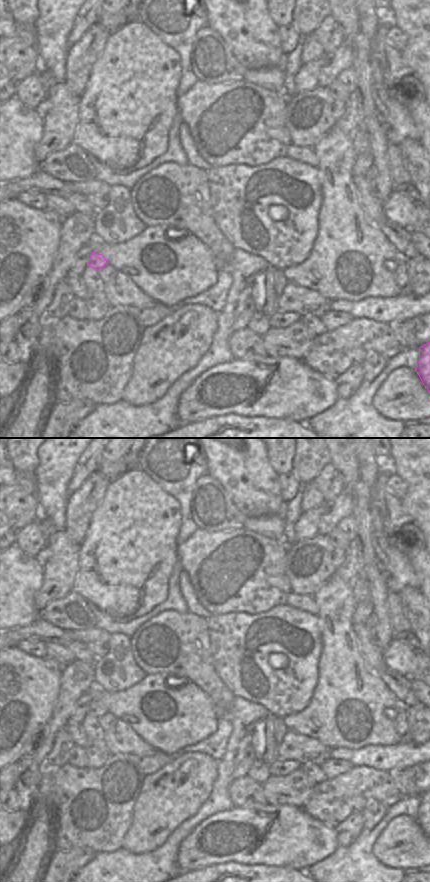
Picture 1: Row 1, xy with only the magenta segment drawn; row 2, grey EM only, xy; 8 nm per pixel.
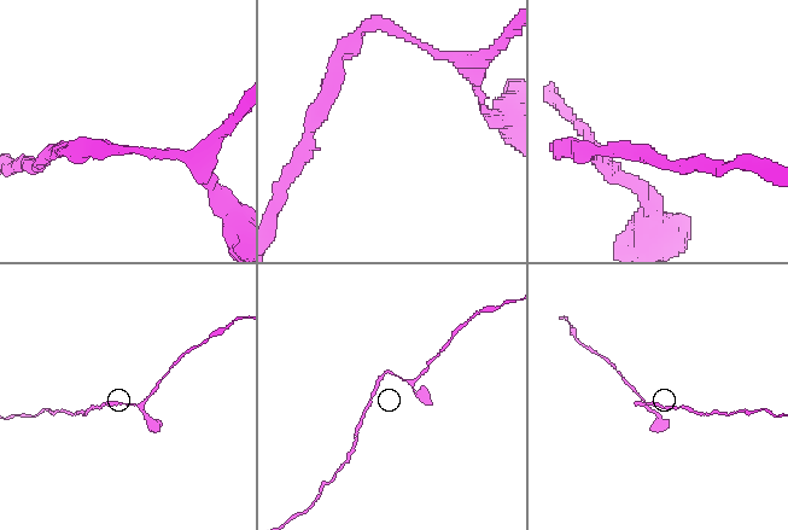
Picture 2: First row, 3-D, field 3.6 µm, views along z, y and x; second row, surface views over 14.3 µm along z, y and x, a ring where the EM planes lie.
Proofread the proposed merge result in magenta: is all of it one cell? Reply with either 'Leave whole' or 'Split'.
Leave whole

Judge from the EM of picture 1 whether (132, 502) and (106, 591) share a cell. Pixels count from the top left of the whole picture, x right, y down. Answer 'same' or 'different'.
same

